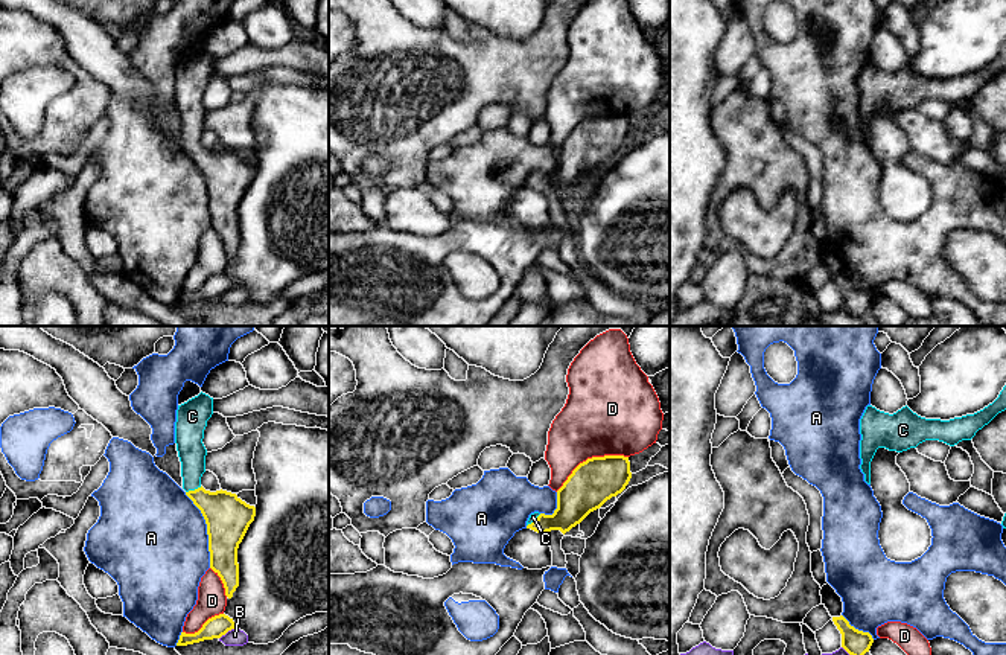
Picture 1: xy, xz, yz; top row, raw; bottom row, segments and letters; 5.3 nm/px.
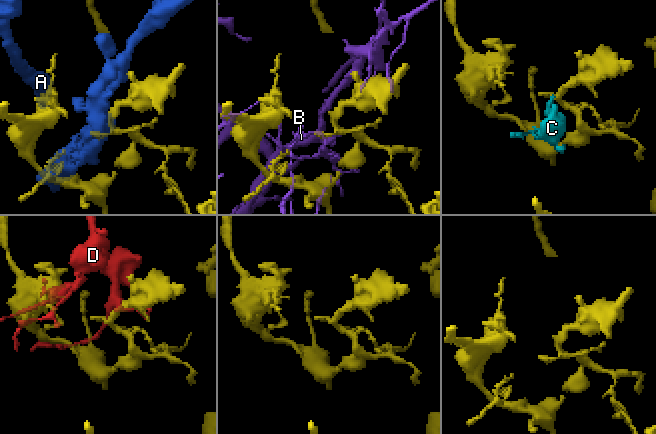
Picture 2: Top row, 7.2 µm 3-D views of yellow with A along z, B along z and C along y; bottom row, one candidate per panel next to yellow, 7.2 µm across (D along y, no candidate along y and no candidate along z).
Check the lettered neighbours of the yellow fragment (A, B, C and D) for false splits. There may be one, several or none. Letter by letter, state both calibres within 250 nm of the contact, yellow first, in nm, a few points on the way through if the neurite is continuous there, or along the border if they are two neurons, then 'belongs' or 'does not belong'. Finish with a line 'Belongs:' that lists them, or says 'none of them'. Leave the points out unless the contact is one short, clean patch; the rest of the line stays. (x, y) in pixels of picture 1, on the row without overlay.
A: 240/480 nm | does not belong
B: 120/90 nm | does not belong
C: 240/150 nm | across xy (227, 175), (195, 148), (192, 111) | belongs
D: 240/440 nm | does not belong
Belongs: C

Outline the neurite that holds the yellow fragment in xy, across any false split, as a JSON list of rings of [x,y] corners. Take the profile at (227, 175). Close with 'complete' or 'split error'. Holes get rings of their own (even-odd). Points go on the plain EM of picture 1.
[[[205,52],[178,64],[175,102],[181,120],[183,148],[201,169],[209,193],[210,227],[221,236],[225,254],[233,256],[239,245],[237,207],[256,166],[227,149],[210,151],[201,145],[207,108],[202,102],[207,79],[213,73],[213,56]]]; split error

